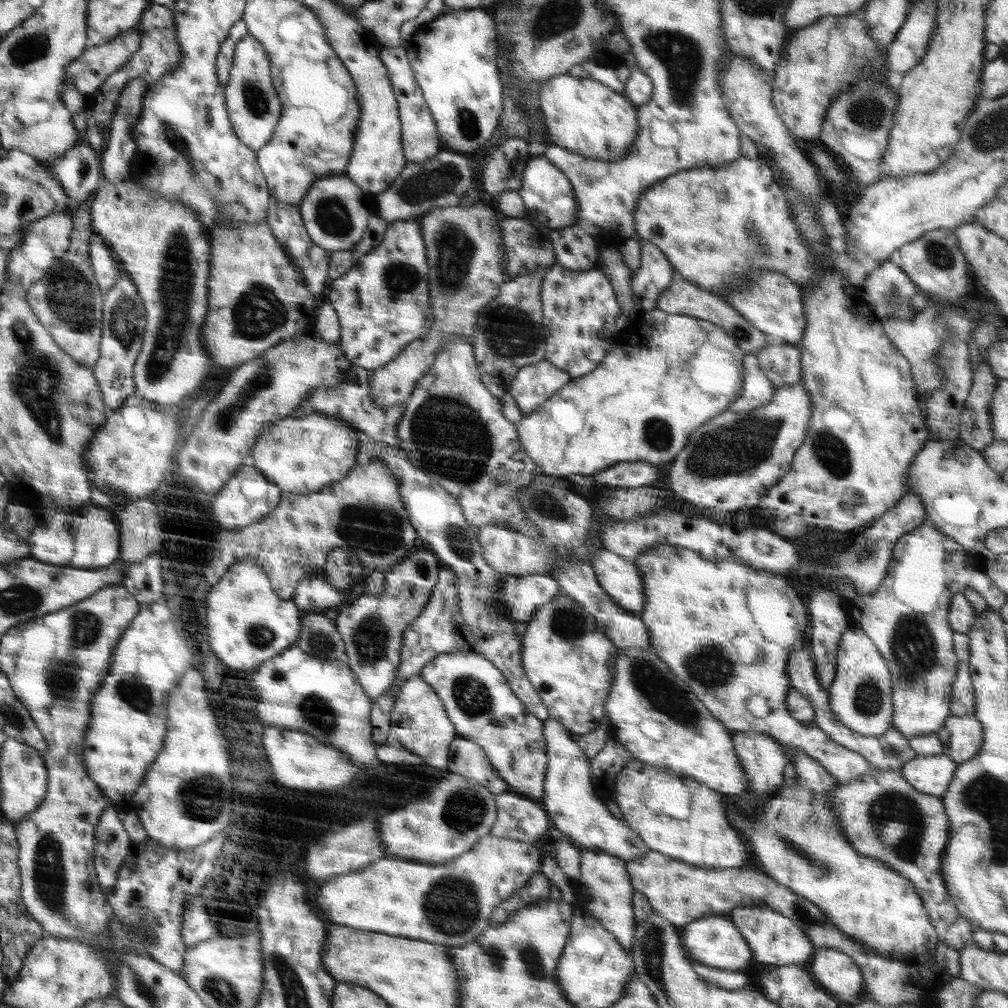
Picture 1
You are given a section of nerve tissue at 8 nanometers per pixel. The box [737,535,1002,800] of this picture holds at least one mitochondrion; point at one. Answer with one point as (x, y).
(913, 645)

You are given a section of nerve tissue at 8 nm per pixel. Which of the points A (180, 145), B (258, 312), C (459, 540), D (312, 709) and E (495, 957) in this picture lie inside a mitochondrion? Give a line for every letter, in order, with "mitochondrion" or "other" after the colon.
A: mitochondrion
B: mitochondrion
C: mitochondrion
D: mitochondrion
E: mitochondrion

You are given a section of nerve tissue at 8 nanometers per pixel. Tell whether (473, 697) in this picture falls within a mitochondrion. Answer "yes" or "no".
yes

